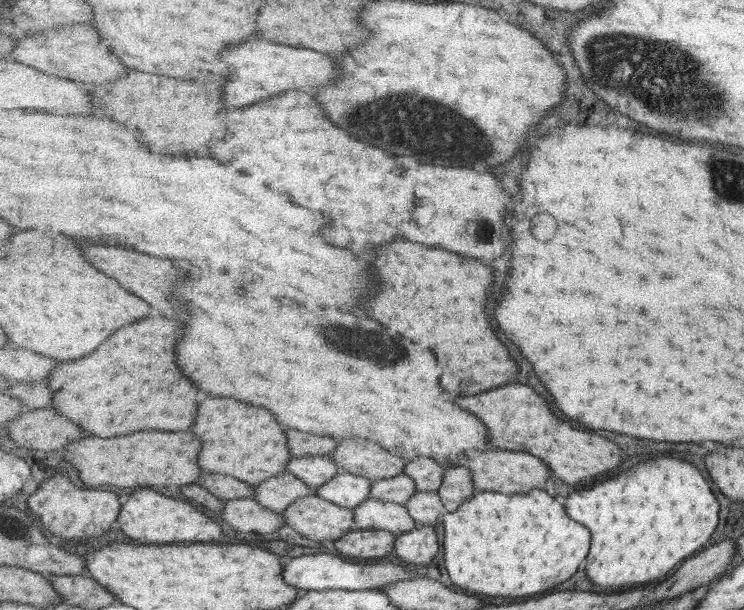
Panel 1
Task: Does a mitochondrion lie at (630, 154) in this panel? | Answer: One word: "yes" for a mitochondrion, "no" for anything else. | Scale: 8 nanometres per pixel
no

